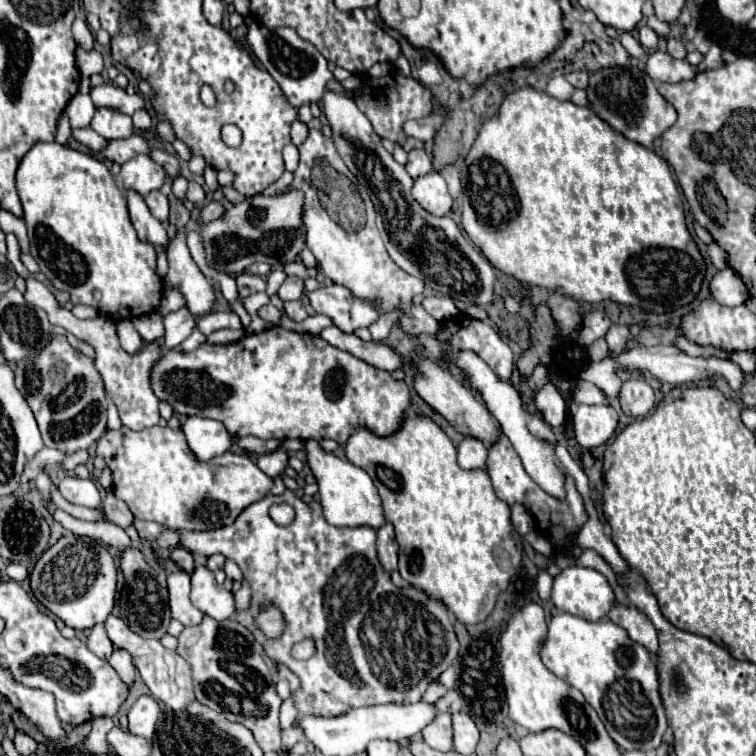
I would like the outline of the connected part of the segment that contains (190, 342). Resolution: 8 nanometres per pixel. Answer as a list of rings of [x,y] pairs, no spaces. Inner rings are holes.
[[[193,329],[193,333],[179,345],[179,347],[175,347],[175,351],[181,351],[181,353],[189,353],[189,351],[193,351],[193,349],[197,349],[203,341],[205,341],[207,337],[199,331],[199,329]]]

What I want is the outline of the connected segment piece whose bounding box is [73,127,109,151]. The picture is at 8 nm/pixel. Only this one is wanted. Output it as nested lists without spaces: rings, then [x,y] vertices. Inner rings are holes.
[[[87,127],[87,129],[75,129],[73,137],[77,141],[81,141],[83,145],[87,145],[89,149],[93,149],[93,151],[103,151],[107,147],[107,143],[109,143],[107,139],[103,139],[101,135],[97,135],[91,127]]]

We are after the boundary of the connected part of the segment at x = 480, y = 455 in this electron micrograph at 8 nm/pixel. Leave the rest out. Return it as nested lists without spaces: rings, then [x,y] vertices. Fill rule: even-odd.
[[[465,437],[457,445],[457,453],[459,453],[461,469],[485,469],[485,461],[487,461],[489,451],[483,441],[473,439],[473,437]]]

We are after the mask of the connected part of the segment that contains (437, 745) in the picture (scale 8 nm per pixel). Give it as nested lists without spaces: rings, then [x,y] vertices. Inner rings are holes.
[[[439,713],[433,723],[429,723],[423,729],[423,739],[425,743],[441,753],[453,751],[453,737],[451,737],[451,715],[449,713]]]

